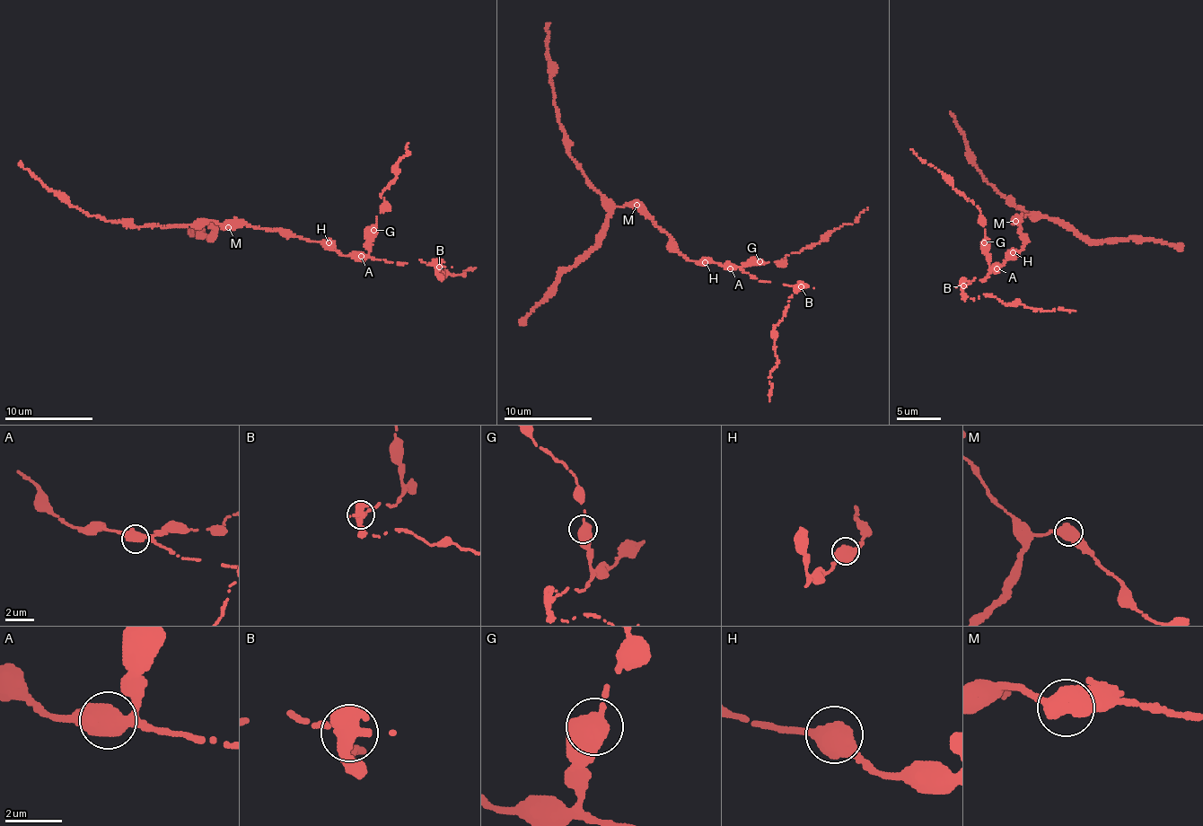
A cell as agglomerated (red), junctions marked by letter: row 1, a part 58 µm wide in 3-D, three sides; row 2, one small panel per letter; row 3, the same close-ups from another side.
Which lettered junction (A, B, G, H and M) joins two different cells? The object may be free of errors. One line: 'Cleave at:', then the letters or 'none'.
Cleave at: B

